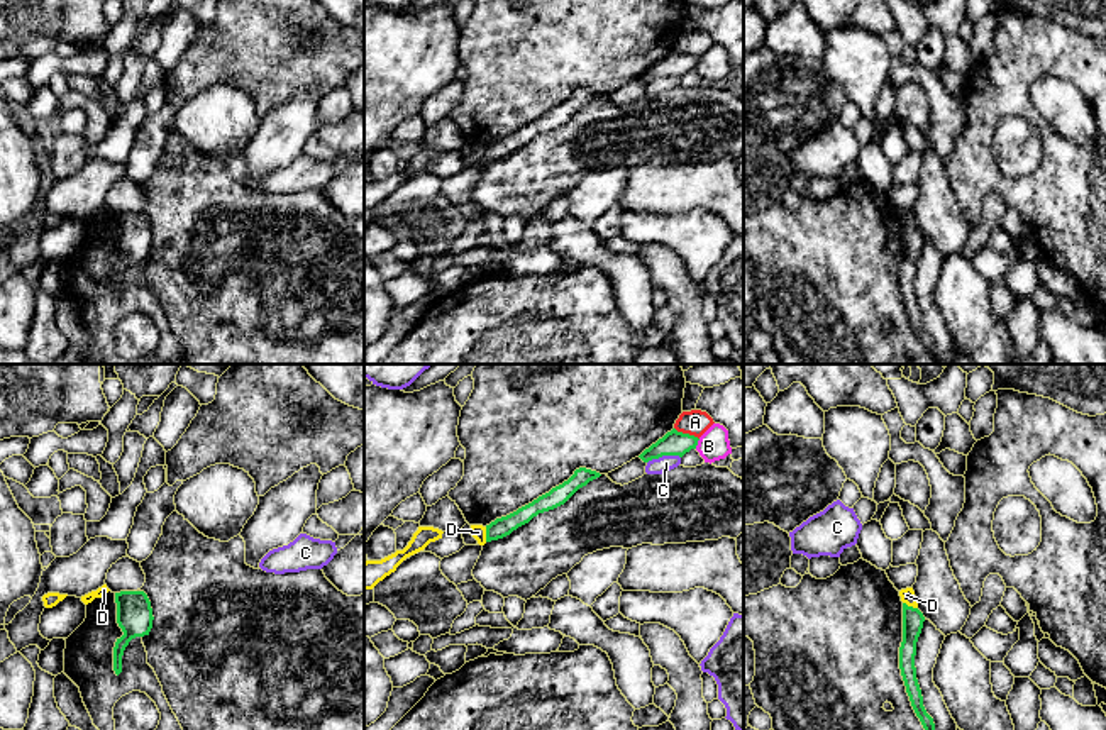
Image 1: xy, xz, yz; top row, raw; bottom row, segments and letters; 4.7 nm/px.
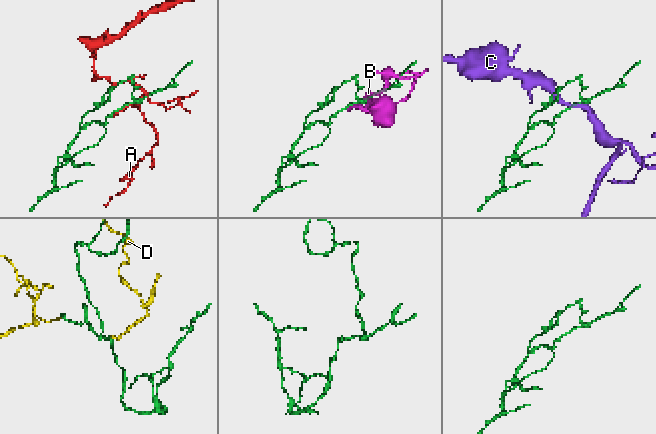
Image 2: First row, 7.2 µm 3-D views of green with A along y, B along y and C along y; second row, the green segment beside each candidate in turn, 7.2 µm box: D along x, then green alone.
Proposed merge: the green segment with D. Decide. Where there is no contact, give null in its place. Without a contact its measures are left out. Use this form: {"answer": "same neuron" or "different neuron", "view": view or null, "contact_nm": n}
{"answer": "different neuron", "view": "xz", "contact_nm": 70}

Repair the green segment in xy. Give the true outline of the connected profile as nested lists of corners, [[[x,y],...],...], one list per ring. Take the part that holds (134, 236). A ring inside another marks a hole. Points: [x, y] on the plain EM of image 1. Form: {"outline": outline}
{"outline": [[[144,212],[115,213],[117,244],[124,256],[117,259],[113,268],[113,291],[122,293],[122,276],[129,263],[135,257],[149,256],[152,249],[152,229]]]}

